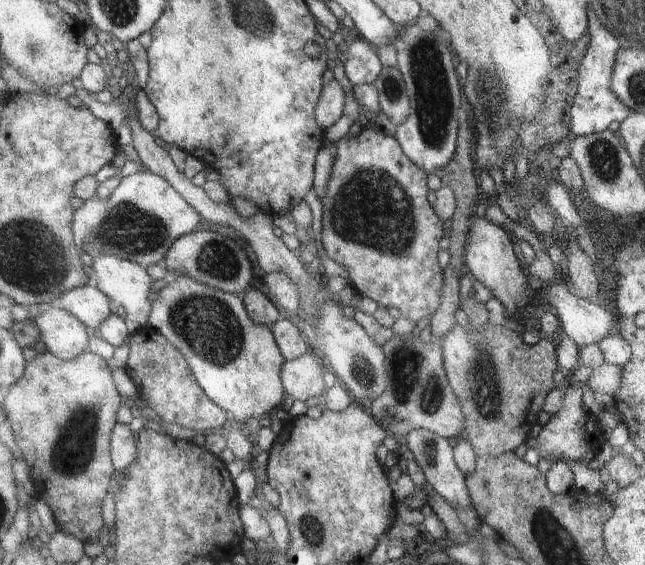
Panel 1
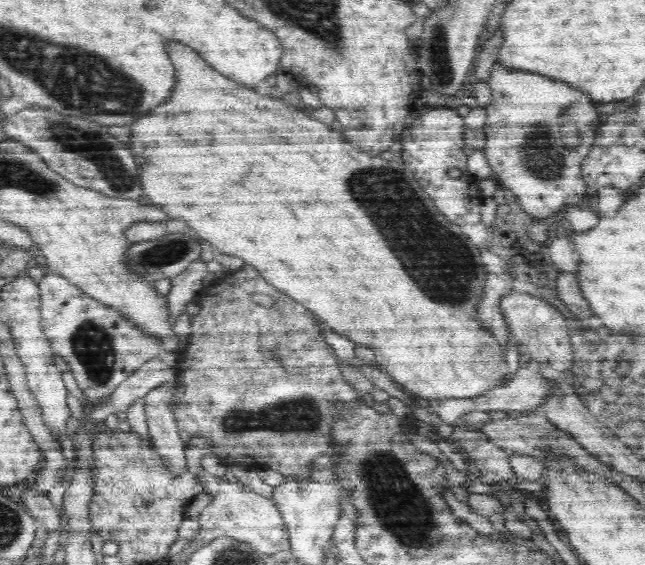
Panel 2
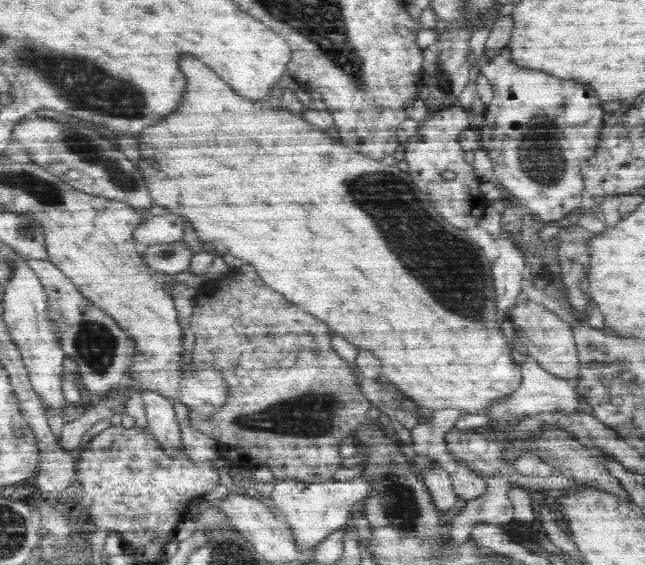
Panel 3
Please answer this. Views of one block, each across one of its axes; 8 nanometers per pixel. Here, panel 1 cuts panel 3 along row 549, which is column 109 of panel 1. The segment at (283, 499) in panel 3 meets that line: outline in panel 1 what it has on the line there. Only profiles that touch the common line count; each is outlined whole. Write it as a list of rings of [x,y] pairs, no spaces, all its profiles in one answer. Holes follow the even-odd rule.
[[[92,284],[78,286],[62,295],[62,308],[70,311],[88,328],[97,329],[110,316],[110,299]]]

